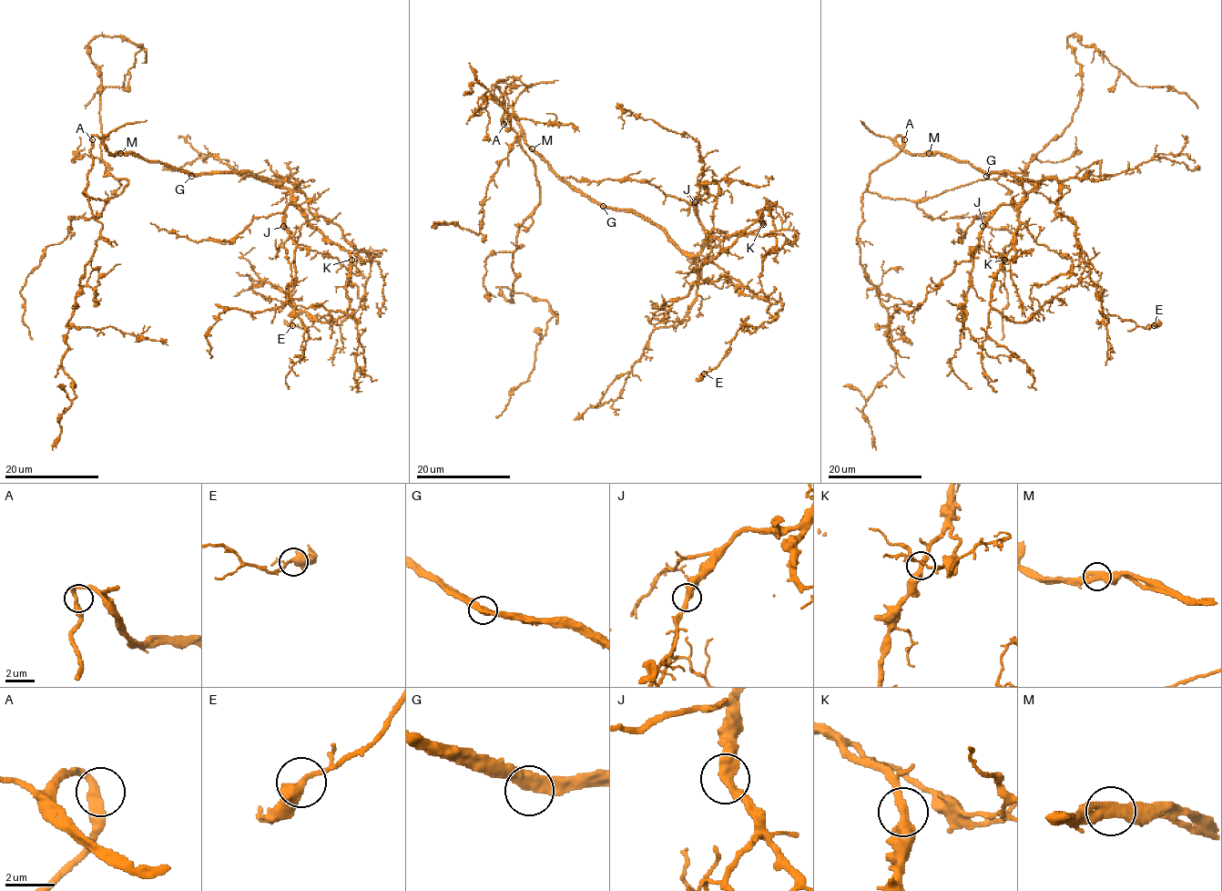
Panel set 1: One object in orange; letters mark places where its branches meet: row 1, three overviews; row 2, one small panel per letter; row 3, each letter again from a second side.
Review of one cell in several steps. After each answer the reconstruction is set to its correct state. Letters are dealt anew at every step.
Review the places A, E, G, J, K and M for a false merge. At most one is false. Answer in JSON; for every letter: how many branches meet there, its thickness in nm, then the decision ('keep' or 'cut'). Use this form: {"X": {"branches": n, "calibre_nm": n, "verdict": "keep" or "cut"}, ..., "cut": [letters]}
{"A": {"branches": 2, "calibre_nm": 360, "verdict": "keep"}, "E": {"branches": 2, "calibre_nm": 480, "verdict": "keep"}, "G": {"branches": 2, "calibre_nm": 440, "verdict": "keep"}, "J": {"branches": 2, "calibre_nm": 440, "verdict": "keep"}, "K": {"branches": 2, "calibre_nm": 380, "verdict": "keep"}, "M": {"branches": 2, "calibre_nm": 400, "verdict": "keep"}, "cut": []}

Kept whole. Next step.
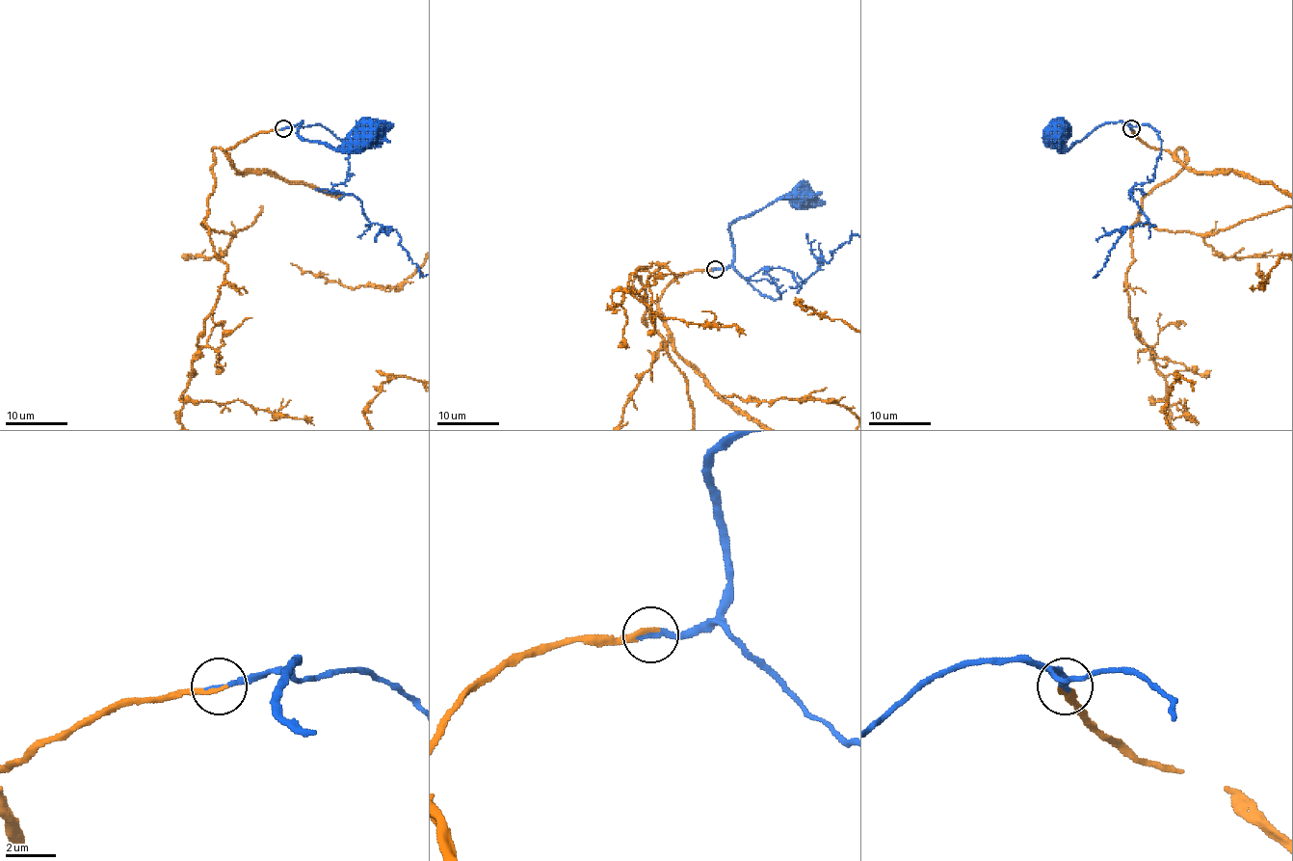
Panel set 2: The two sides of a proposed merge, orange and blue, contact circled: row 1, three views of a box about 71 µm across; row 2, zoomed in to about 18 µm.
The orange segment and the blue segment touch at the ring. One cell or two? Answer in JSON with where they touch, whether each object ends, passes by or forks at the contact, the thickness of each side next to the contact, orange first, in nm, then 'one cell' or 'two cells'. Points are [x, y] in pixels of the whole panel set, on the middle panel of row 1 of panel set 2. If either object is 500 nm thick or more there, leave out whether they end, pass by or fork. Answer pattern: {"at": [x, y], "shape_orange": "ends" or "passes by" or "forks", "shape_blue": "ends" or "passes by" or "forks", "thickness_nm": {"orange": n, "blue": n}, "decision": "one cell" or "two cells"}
{"at": [715, 269], "shape_orange": "ends", "shape_blue": "ends", "thickness_nm": {"orange": 200, "blue": 260}, "decision": "one cell"}

